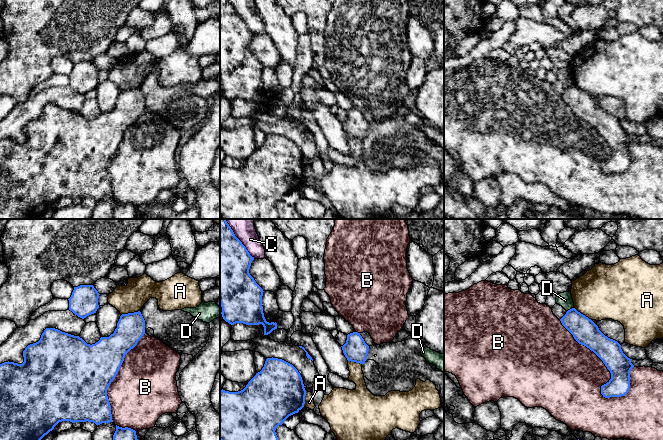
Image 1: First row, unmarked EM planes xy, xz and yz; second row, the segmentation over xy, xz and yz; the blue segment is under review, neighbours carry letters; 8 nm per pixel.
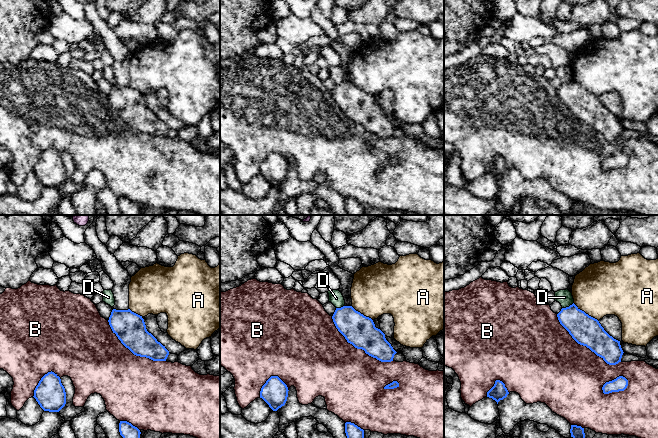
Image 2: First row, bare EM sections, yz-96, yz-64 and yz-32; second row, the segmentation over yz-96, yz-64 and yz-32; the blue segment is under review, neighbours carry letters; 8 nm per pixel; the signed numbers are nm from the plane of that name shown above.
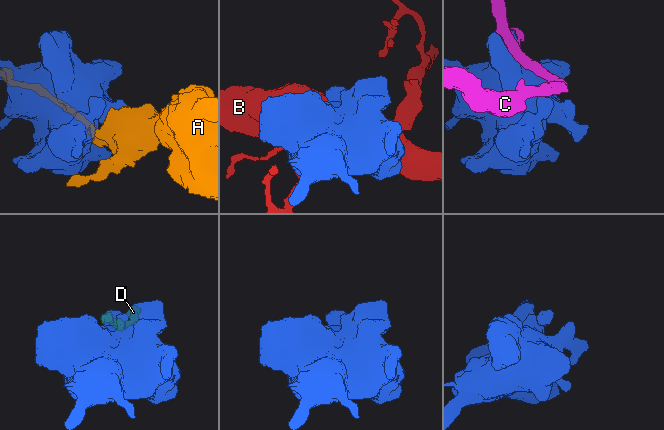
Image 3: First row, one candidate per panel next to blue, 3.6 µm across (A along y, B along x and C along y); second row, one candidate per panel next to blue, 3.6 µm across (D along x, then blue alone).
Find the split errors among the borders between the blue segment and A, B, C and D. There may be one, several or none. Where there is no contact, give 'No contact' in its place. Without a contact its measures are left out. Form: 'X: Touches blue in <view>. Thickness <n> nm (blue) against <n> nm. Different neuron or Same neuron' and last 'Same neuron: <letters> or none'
A: Touches blue in xy. Thickness 220 nm (blue) against 220 nm. Different neuron
B: Touches blue in yz. Thickness 190 nm (blue) against 440 nm. Different neuron
C: Touches blue in xz. Thickness 480 nm (blue) against 160 nm. Different neuron
D: Touches blue in yz. Thickness 200 nm (blue) against 120 nm. Different neuron
Same neuron: none

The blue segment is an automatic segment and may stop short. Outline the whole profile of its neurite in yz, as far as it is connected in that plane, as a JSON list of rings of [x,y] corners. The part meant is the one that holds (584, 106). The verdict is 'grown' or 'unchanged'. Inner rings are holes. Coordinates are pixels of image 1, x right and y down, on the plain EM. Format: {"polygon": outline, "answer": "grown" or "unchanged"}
{"polygon": [[[572,84],[560,95],[562,101],[581,121],[593,127],[611,149],[611,155],[601,162],[605,174],[625,172],[630,165],[630,147],[634,143],[621,121],[605,112],[588,93]]], "answer": "unchanged"}

